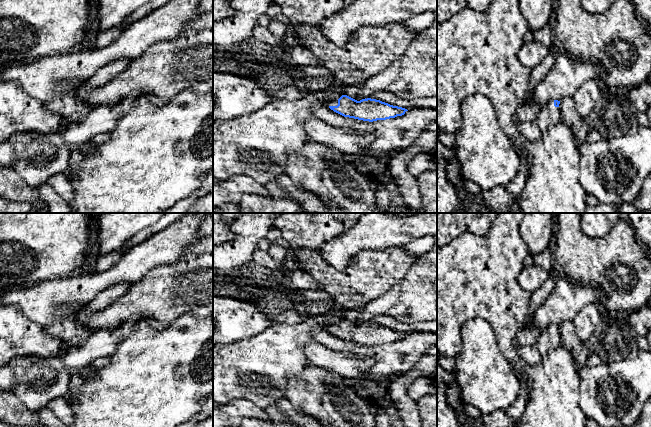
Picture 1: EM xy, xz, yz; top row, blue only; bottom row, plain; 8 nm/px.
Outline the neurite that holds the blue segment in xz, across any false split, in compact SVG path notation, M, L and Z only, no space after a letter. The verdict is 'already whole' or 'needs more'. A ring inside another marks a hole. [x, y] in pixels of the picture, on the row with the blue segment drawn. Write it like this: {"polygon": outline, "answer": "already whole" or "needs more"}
{"polygon": "M342 95L338 100L330 102L329 108L344 117L369 122L395 118L408 111L380 100L365 98L357 101L347 95Z", "answer": "needs more"}

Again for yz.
{"polygon": "M551 100L548 104L541 106L537 115L537 124L541 132L546 132L551 126L560 122L560 101Z", "answer": "needs more"}

